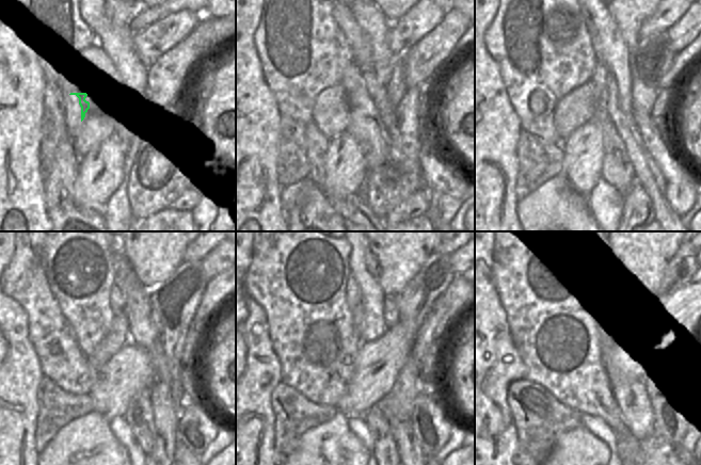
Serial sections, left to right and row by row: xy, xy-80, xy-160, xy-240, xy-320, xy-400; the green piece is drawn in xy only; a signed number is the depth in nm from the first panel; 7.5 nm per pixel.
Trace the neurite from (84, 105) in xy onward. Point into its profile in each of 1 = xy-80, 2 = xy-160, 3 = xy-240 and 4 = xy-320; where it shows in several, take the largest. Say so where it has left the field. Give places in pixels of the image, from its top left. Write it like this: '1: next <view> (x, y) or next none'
1: next xy-80 (331, 112)
2: next xy-160 (578, 107)
3: next xy-240 (118, 335)
4: next xy-320 (359, 310)

